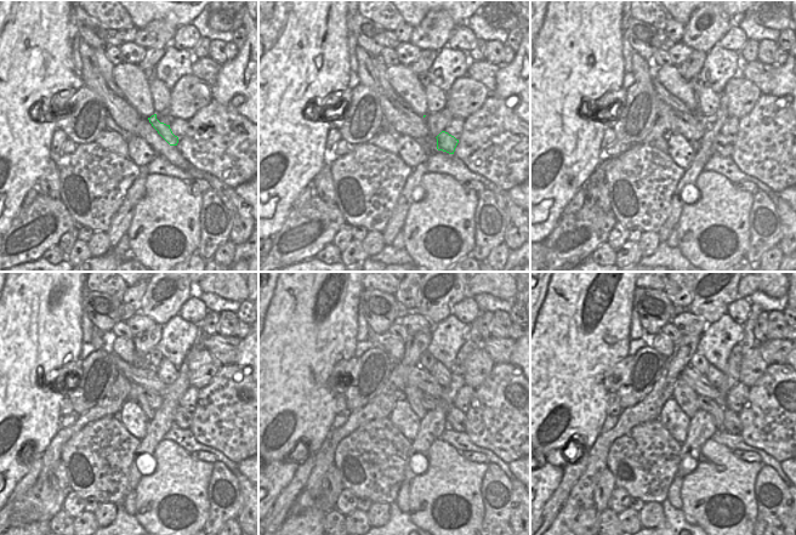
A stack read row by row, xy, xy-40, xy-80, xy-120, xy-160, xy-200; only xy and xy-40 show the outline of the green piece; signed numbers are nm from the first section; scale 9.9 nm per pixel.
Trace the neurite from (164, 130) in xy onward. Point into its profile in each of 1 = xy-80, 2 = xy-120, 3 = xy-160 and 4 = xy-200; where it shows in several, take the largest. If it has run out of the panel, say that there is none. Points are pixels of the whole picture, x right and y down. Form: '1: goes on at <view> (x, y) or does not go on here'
1: goes on at xy-80 (722, 146)
2: goes on at xy-120 (182, 419)
3: goes on at xy-160 (456, 420)
4: goes on at xy-200 (732, 423)

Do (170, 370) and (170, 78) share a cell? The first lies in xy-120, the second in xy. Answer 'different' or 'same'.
different

